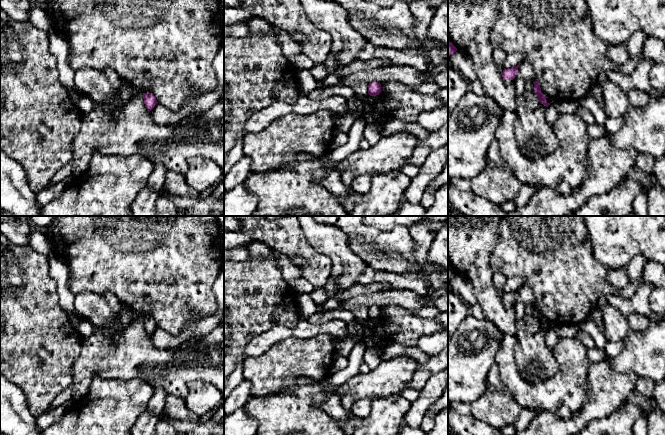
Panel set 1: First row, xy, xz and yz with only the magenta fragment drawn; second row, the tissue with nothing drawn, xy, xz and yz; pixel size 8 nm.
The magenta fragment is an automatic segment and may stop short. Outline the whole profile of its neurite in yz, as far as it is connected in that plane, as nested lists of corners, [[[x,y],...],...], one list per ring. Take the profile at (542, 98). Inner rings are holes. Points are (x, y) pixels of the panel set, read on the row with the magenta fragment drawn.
[[[534,81],[533,83],[534,83],[534,92],[537,95],[537,97],[539,99],[539,102],[541,104],[543,104],[544,106],[548,107],[550,105],[550,103],[546,102],[546,99],[548,97],[541,92],[541,88],[540,88],[539,82],[538,81]]]

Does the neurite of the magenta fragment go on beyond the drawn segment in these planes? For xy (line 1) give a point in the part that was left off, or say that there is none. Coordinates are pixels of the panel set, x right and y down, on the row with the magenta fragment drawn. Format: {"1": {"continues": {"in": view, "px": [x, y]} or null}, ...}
{"1": {"continues": null}}

